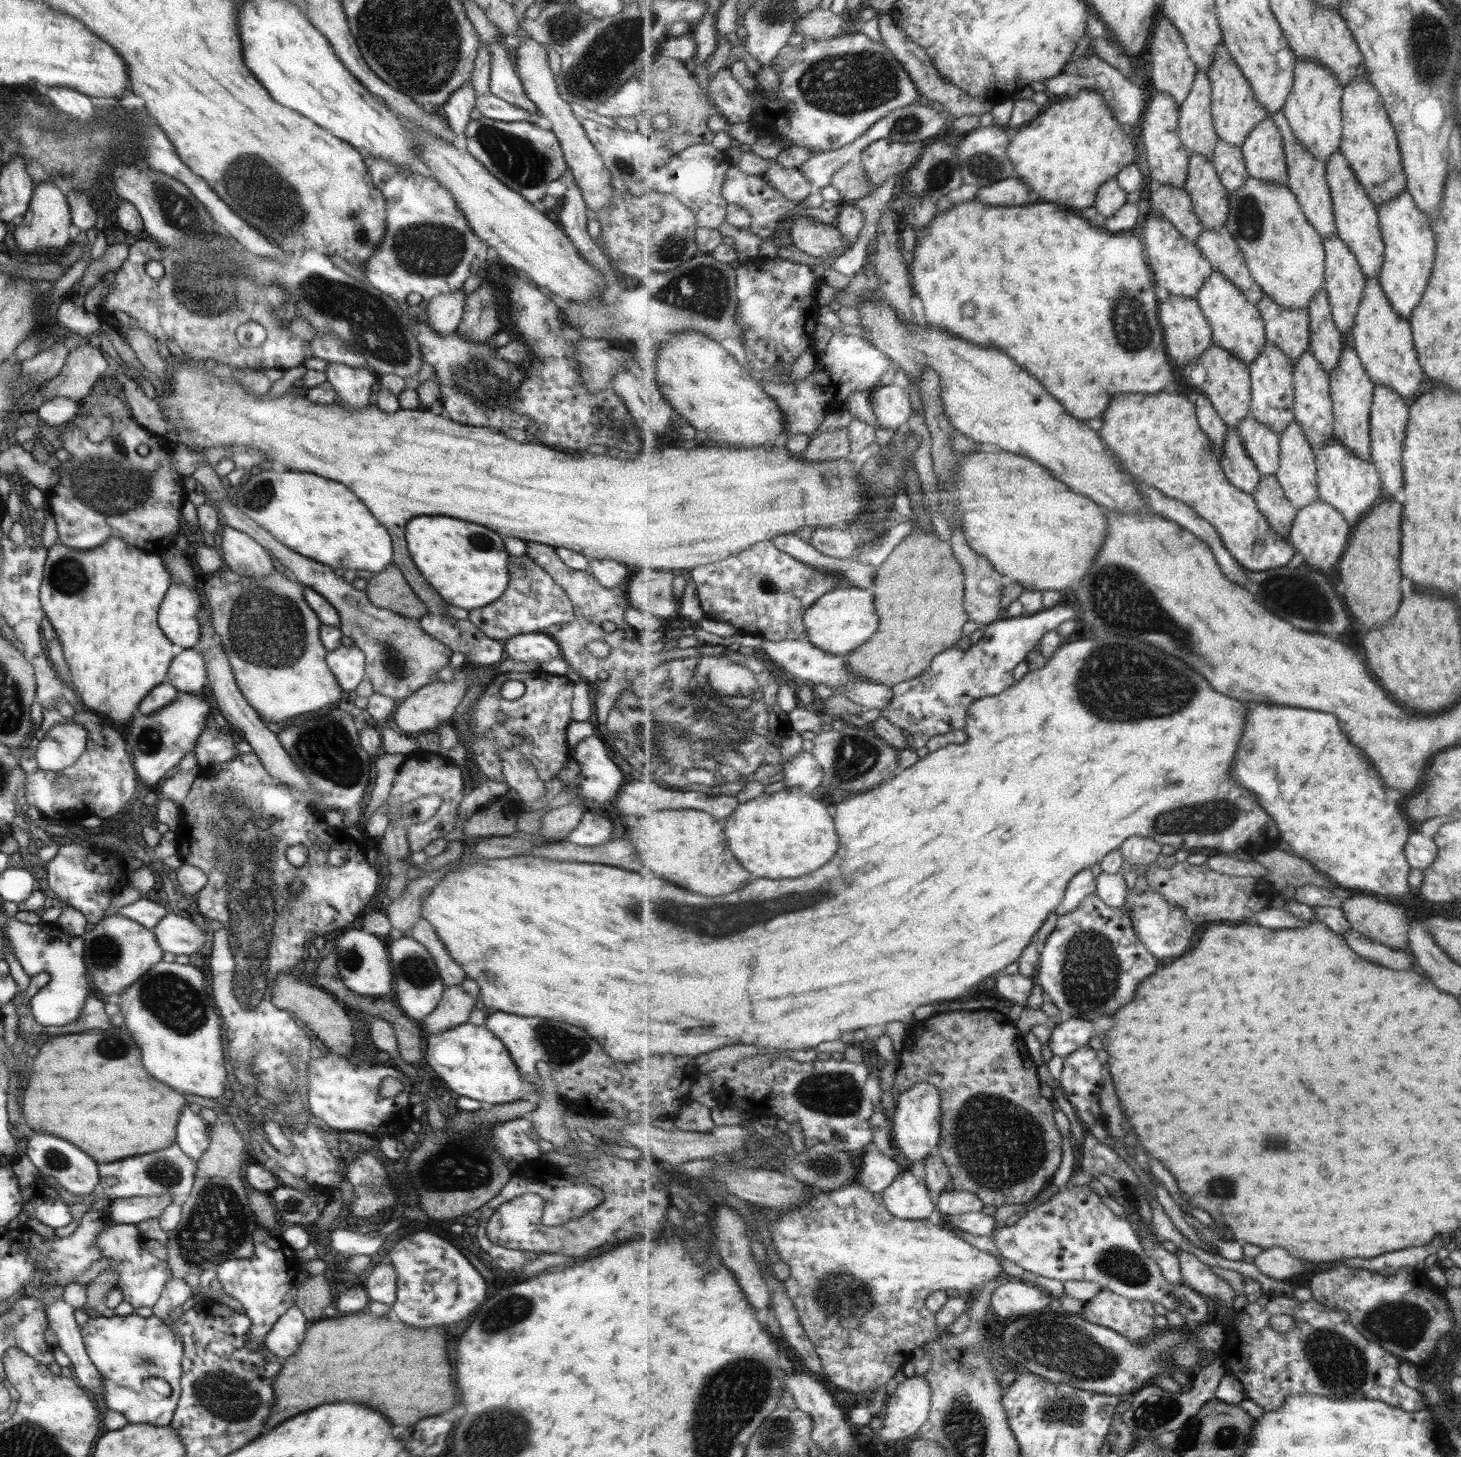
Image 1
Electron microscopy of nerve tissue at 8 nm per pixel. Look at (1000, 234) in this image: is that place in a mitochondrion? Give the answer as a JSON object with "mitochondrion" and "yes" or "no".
{"mitochondrion":"no"}

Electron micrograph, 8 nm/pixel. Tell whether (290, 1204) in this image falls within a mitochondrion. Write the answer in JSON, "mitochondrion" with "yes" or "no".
{"mitochondrion":"yes"}

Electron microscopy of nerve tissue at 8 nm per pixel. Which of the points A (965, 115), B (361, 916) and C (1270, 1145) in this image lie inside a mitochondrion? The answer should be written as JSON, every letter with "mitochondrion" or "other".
{"A":"other","B":"other","C":"mitochondrion"}

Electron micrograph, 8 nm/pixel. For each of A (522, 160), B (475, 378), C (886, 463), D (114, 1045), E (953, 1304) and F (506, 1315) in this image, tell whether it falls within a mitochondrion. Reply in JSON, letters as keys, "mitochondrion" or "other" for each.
{"A":"mitochondrion","B":"mitochondrion","C":"mitochondrion","D":"mitochondrion","E":"other","F":"mitochondrion"}

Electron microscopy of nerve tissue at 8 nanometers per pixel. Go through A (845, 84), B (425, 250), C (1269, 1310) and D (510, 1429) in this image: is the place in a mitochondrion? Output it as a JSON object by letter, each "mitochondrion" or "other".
{"A":"mitochondrion","B":"mitochondrion","C":"other","D":"mitochondrion"}

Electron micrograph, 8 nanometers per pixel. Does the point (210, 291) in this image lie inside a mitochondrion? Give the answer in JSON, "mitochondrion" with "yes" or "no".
{"mitochondrion":"yes"}

